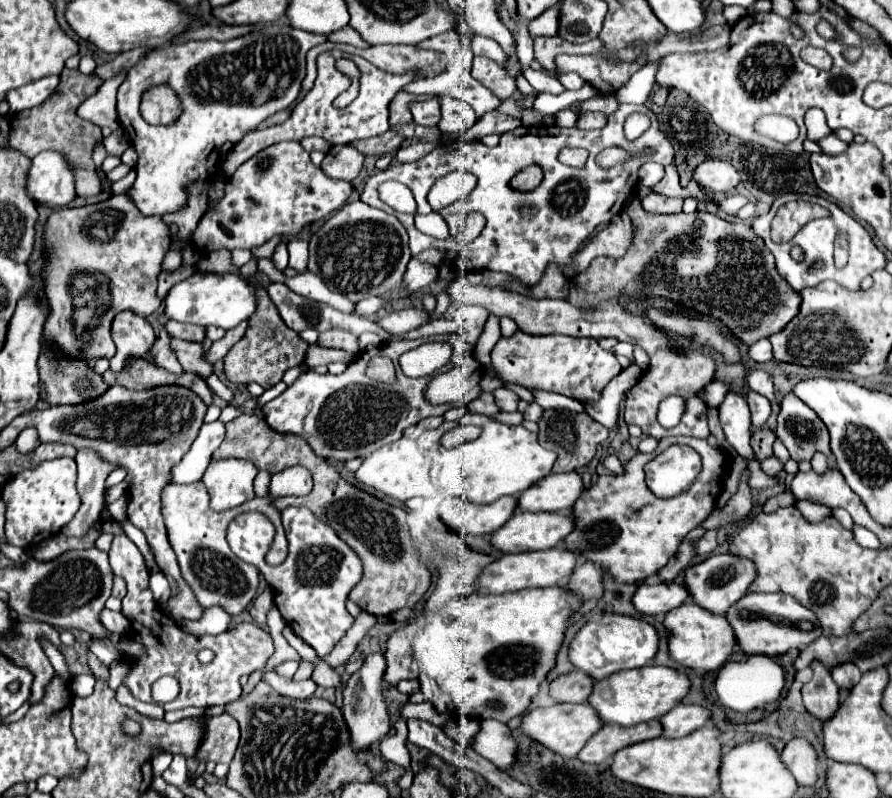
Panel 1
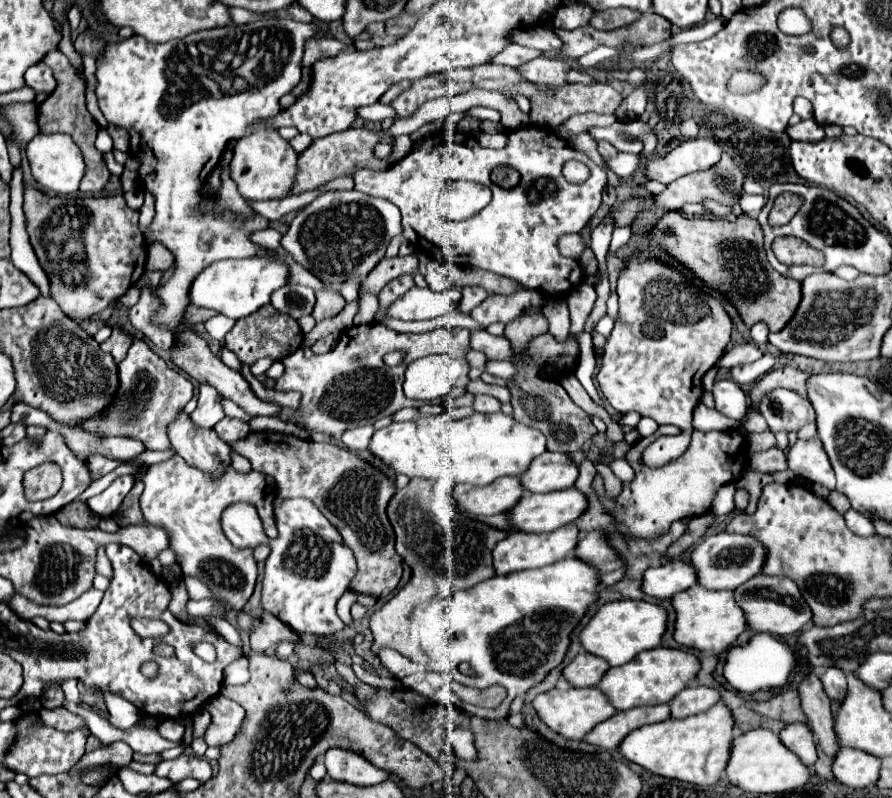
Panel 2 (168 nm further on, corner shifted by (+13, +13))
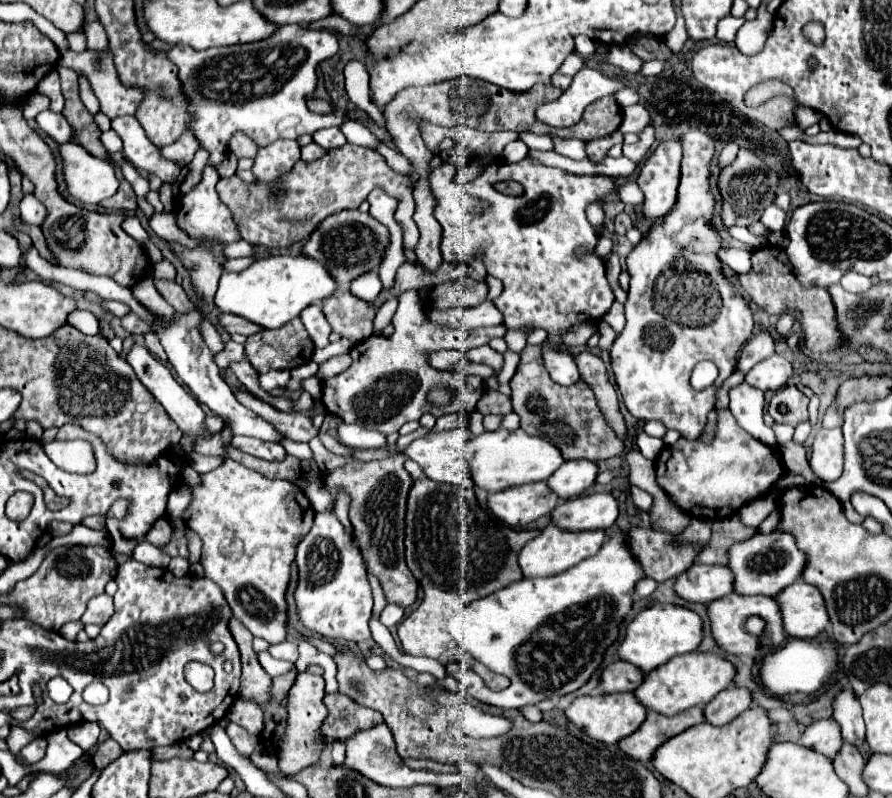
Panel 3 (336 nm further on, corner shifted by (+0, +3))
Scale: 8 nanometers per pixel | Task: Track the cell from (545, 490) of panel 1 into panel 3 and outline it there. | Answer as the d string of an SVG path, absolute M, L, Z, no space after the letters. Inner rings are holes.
M569 460L553 474L553 478L549 478L549 486L561 500L567 500L583 494L595 482L597 472L599 468L595 462Z

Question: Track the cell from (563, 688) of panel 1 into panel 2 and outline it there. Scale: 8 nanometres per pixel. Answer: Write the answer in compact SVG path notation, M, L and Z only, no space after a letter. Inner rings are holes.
M582 652L562 670L562 676L574 688L588 688L588 686L596 686L600 682L600 676L604 676L606 670L608 664L604 660Z

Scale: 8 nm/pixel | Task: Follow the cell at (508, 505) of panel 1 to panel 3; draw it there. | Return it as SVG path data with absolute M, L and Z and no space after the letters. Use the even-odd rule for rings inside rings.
M531 482L489 494L491 512L513 528L527 526L541 516L551 514L557 504L559 496L549 488L547 482Z

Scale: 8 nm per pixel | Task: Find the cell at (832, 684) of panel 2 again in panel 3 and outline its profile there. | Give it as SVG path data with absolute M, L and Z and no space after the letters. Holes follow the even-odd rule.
M843 690L841 694L837 694L833 702L833 710L835 710L833 718L841 726L843 740L855 748L863 746L865 744L865 722L861 716L861 704L855 698L855 694L851 690Z

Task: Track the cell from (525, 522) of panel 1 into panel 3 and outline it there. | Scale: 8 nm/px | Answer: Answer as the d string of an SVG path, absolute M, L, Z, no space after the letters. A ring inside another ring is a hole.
M595 492L561 502L551 516L553 524L563 530L605 530L615 524L619 516L619 502L611 496L611 492Z

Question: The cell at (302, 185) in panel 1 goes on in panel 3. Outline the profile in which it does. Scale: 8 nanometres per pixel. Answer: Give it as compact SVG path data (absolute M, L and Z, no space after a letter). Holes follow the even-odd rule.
M275 140L257 150L253 174L257 182L273 182L281 174L289 172L299 160L297 140Z

